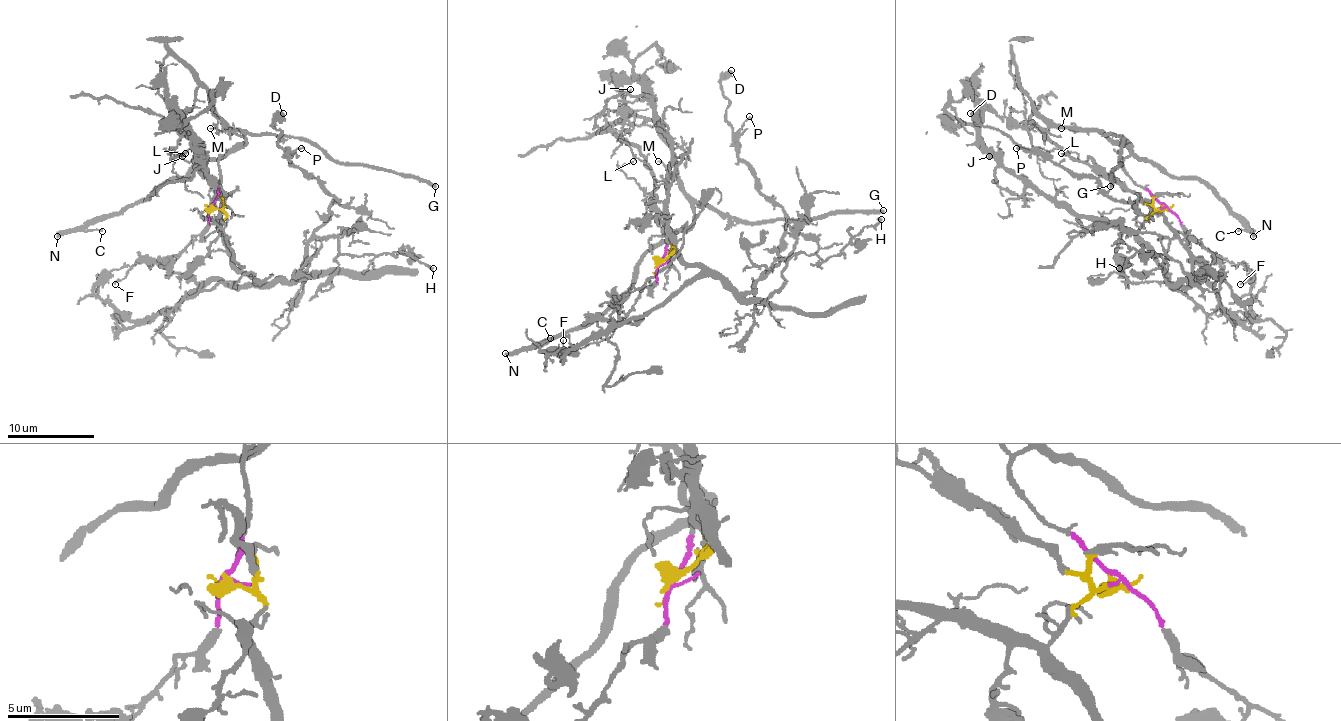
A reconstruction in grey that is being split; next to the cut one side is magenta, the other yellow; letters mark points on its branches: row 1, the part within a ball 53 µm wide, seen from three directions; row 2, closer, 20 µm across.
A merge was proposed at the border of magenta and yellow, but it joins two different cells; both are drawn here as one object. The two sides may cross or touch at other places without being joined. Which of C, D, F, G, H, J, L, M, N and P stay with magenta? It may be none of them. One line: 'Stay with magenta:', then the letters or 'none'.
Stay with magenta: C, F, G, M, N

